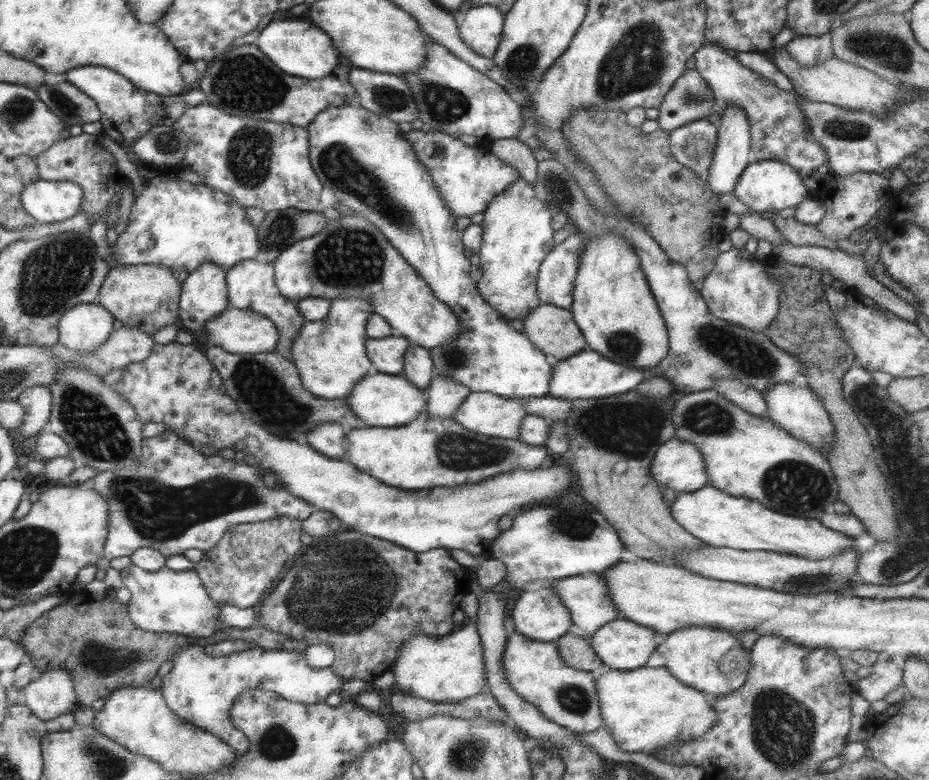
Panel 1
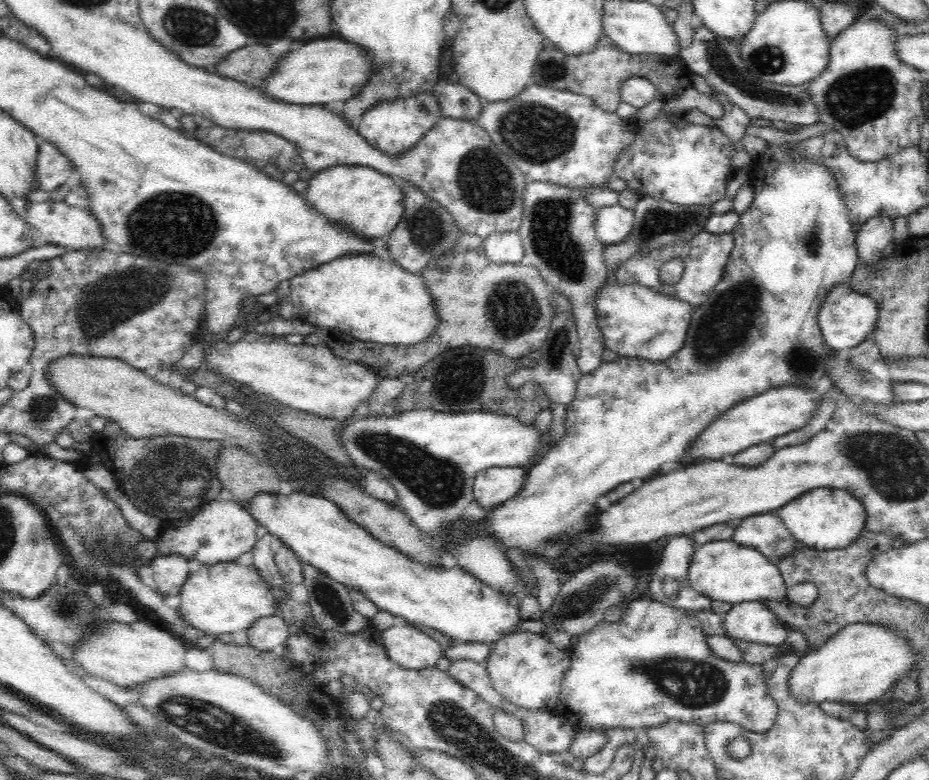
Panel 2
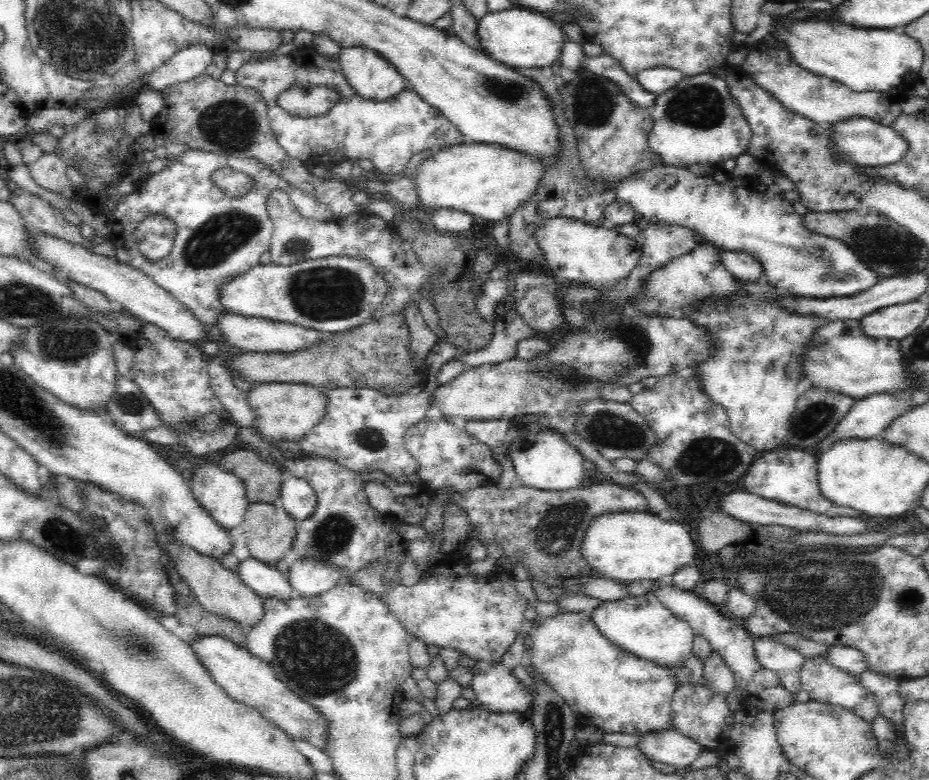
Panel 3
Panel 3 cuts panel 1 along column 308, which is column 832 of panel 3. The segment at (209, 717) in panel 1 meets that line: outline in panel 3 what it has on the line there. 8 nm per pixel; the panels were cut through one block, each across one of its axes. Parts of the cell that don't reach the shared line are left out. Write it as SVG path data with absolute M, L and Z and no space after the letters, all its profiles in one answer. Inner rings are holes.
M825 655L806 660L801 668L800 681L802 689L808 692L812 701L842 706L870 724L877 717L880 717L878 699L874 699L874 695L864 691L859 676L848 674L846 671L840 670L838 667L830 664L829 658L826 658Z

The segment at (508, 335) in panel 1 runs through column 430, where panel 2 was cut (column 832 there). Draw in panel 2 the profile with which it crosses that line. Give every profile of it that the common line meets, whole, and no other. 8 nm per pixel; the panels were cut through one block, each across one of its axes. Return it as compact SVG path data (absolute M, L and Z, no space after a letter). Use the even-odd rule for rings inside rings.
M768 144L768 152L759 157L764 162L762 168L754 167L754 170L760 170L760 172L756 172L754 177L750 178L758 178L758 182L762 184L763 189L754 190L754 203L752 203L752 206L750 206L750 209L745 214L740 215L738 227L733 231L735 245L733 246L728 264L726 264L726 269L722 272L722 278L720 278L717 285L712 289L706 302L693 308L685 347L682 350L678 350L666 362L650 362L638 357L618 356L613 361L602 362L594 372L582 375L575 390L574 400L566 408L566 420L564 420L566 421L566 424L564 424L566 425L566 428L564 428L566 429L566 436L560 442L556 442L554 445L548 445L544 449L537 462L529 469L522 490L514 498L511 498L508 502L504 502L502 506L486 512L484 522L473 524L473 522L467 522L467 520L458 520L452 528L446 528L450 529L450 536L448 536L448 541L452 541L450 545L455 545L453 544L454 541L461 541L464 537L469 537L470 533L482 531L482 533L494 535L496 541L504 549L515 546L523 551L524 556L527 553L532 553L542 556L544 560L552 560L552 558L560 556L568 548L568 540L572 542L576 536L582 536L584 532L590 532L593 529L593 518L599 510L597 508L597 500L603 494L609 493L611 490L614 490L615 486L624 484L626 480L632 480L632 478L648 480L648 478L660 477L662 474L668 474L672 470L682 468L682 462L680 460L687 460L684 456L687 454L686 448L690 446L690 442L706 426L712 424L722 413L730 410L733 406L740 404L748 398L758 396L758 394L762 394L766 390L780 388L780 386L801 386L802 388L817 390L820 394L823 394L831 387L830 379L826 375L826 370L828 370L828 367L826 367L826 358L830 358L834 354L834 350L827 346L820 327L818 327L818 312L820 312L826 296L830 294L830 290L834 286L848 283L851 275L853 275L859 266L858 251L856 251L856 234L852 230L853 222L848 219L848 209L846 209L844 201L842 201L842 196L837 189L838 183L835 181L835 178L823 164L797 158L795 146L796 144L788 144L782 147L775 147Z

